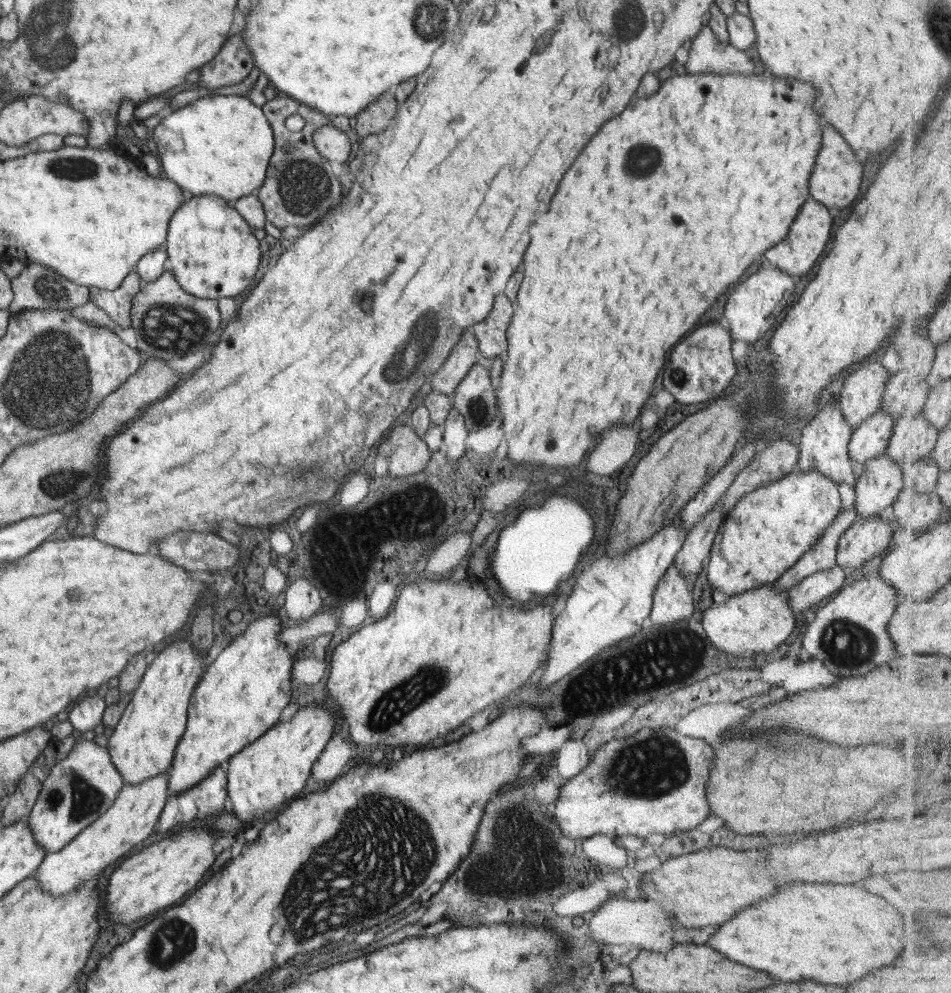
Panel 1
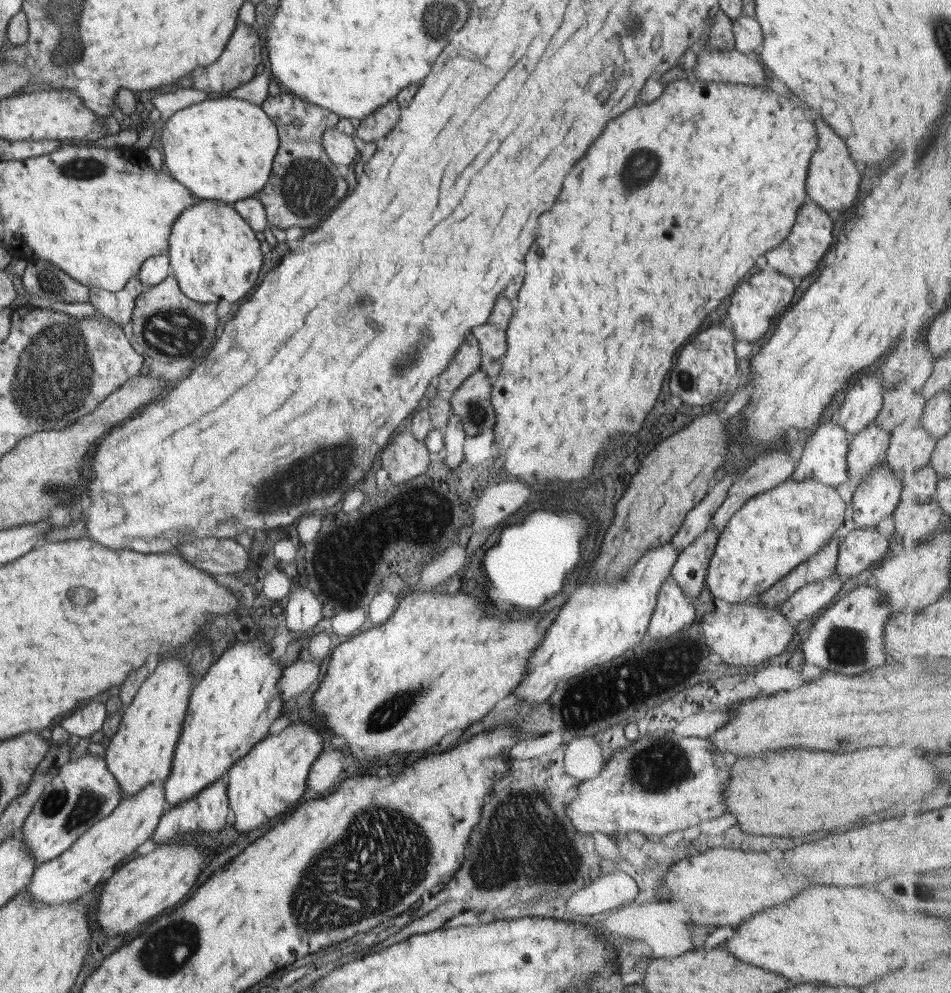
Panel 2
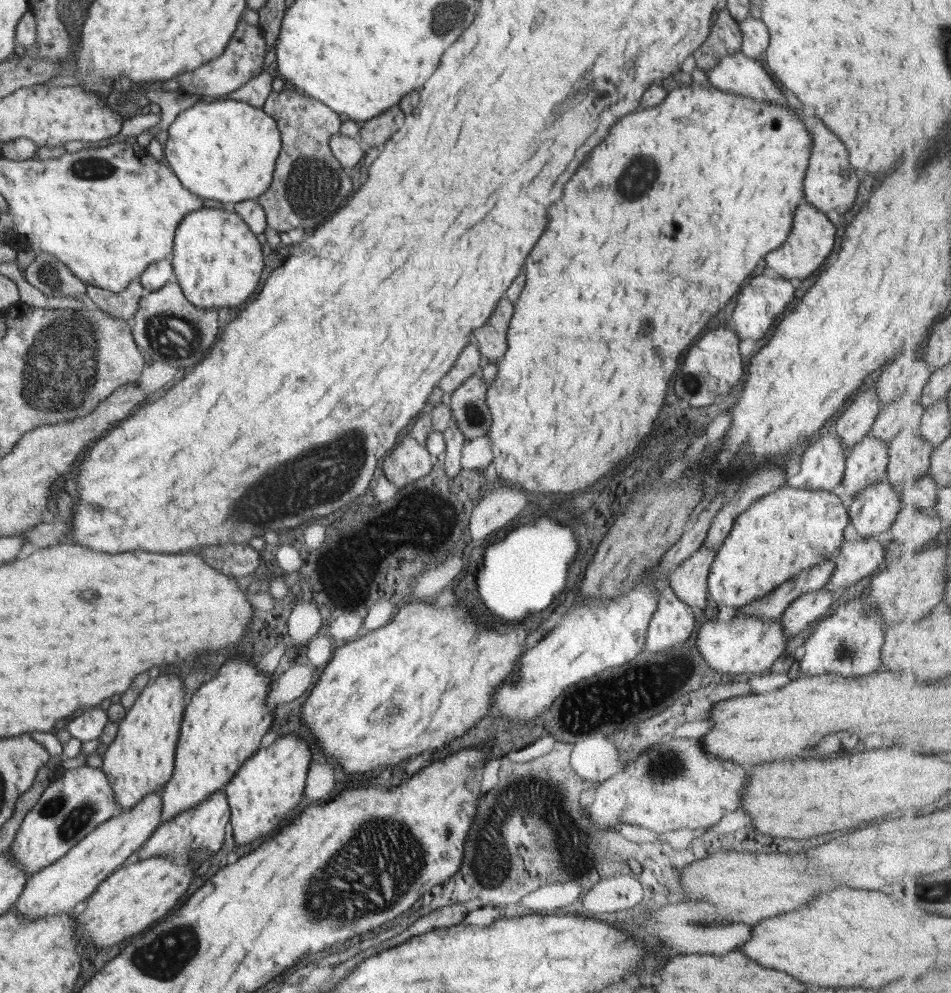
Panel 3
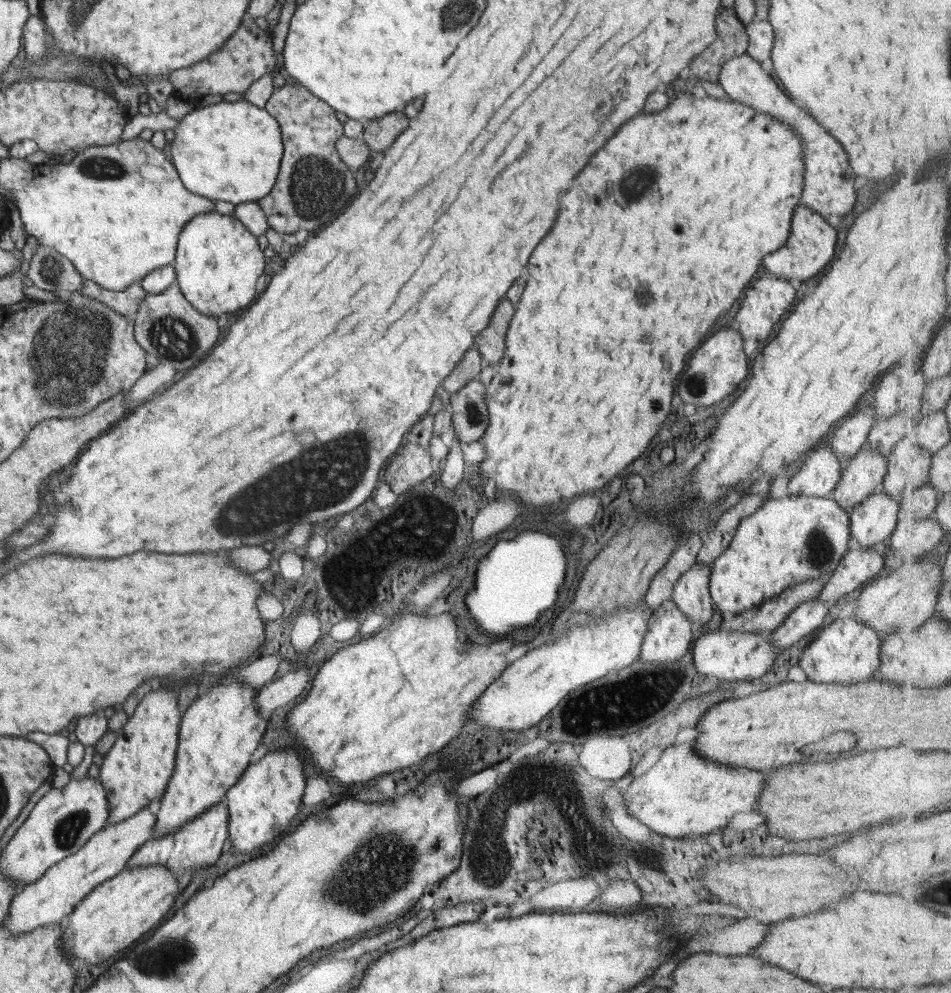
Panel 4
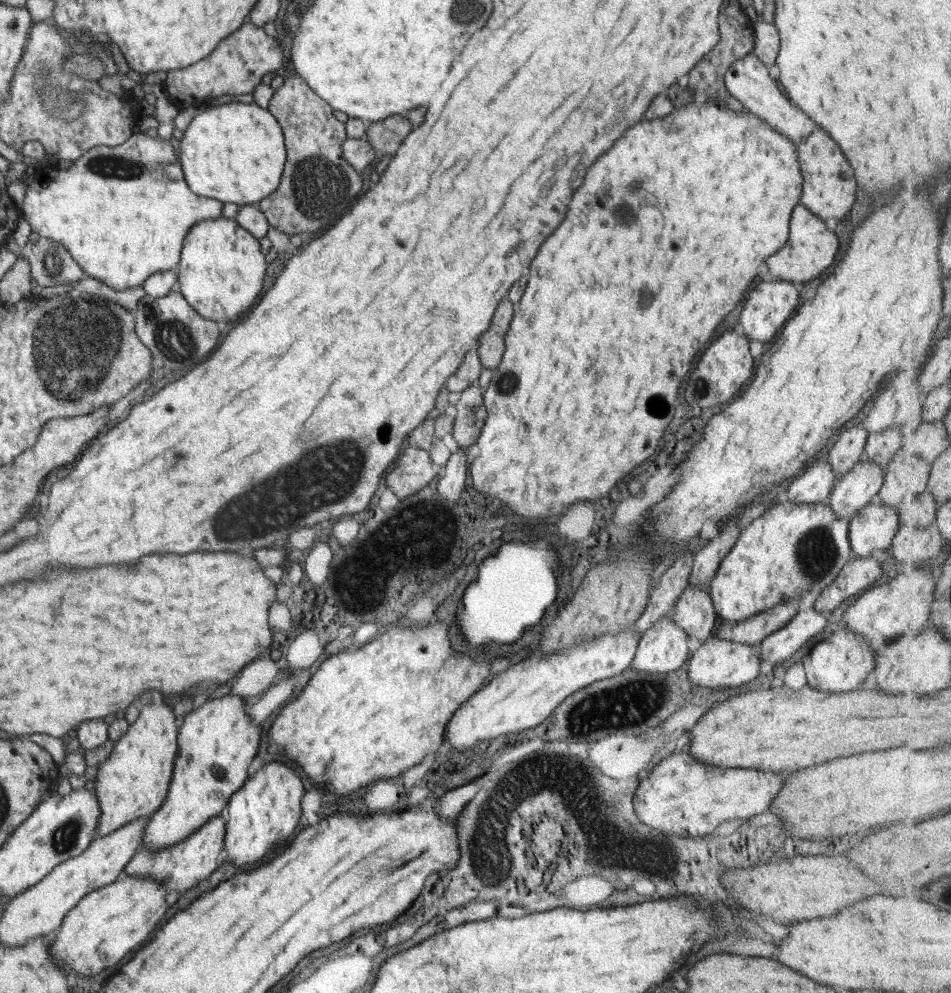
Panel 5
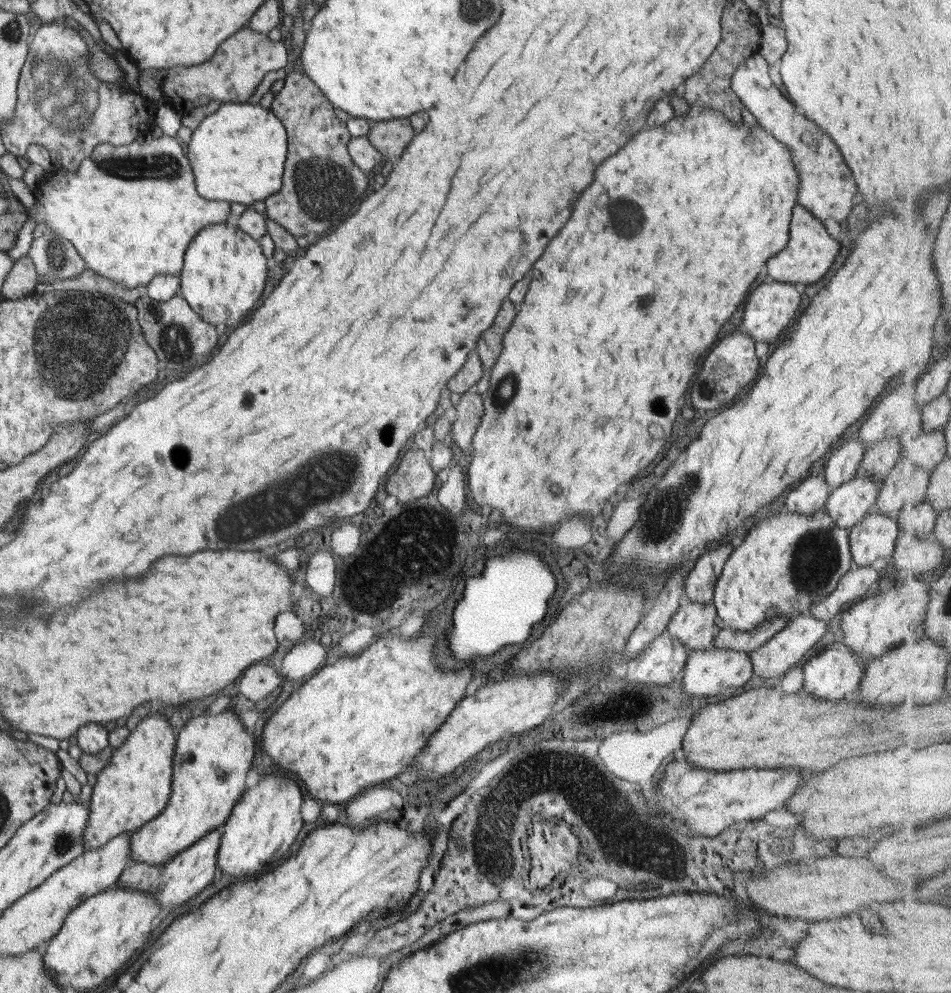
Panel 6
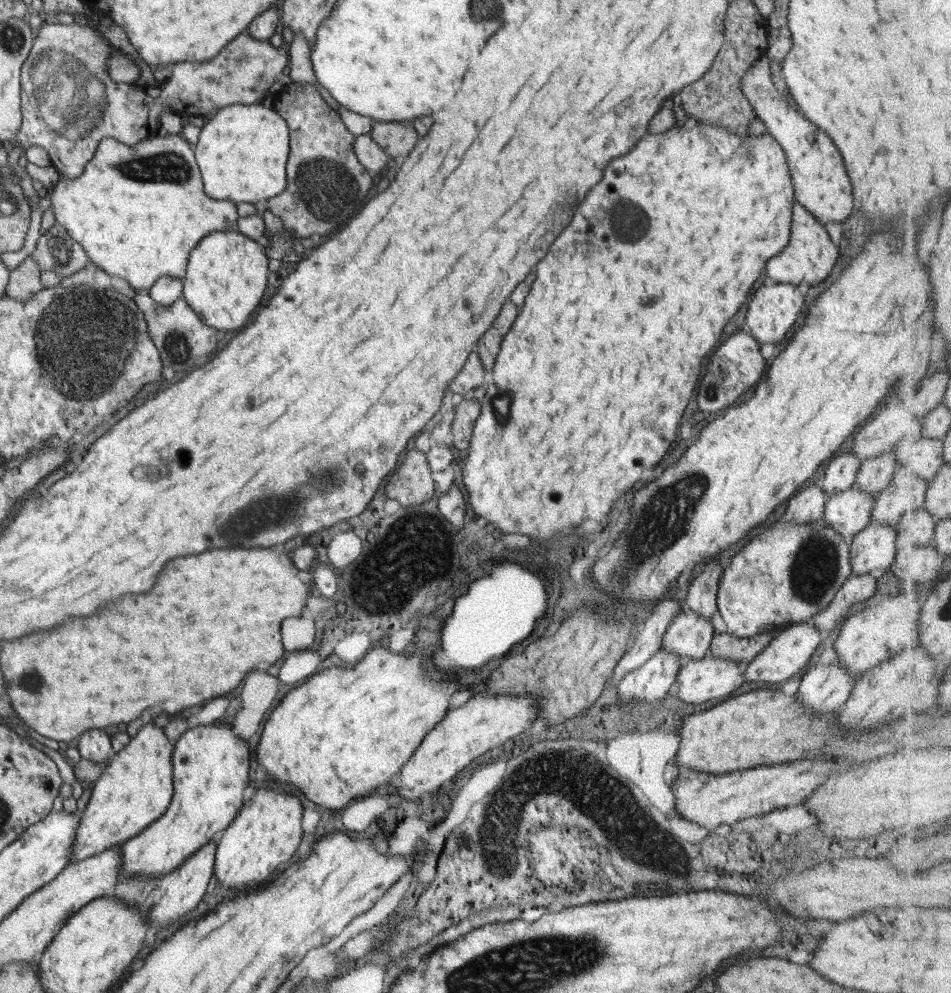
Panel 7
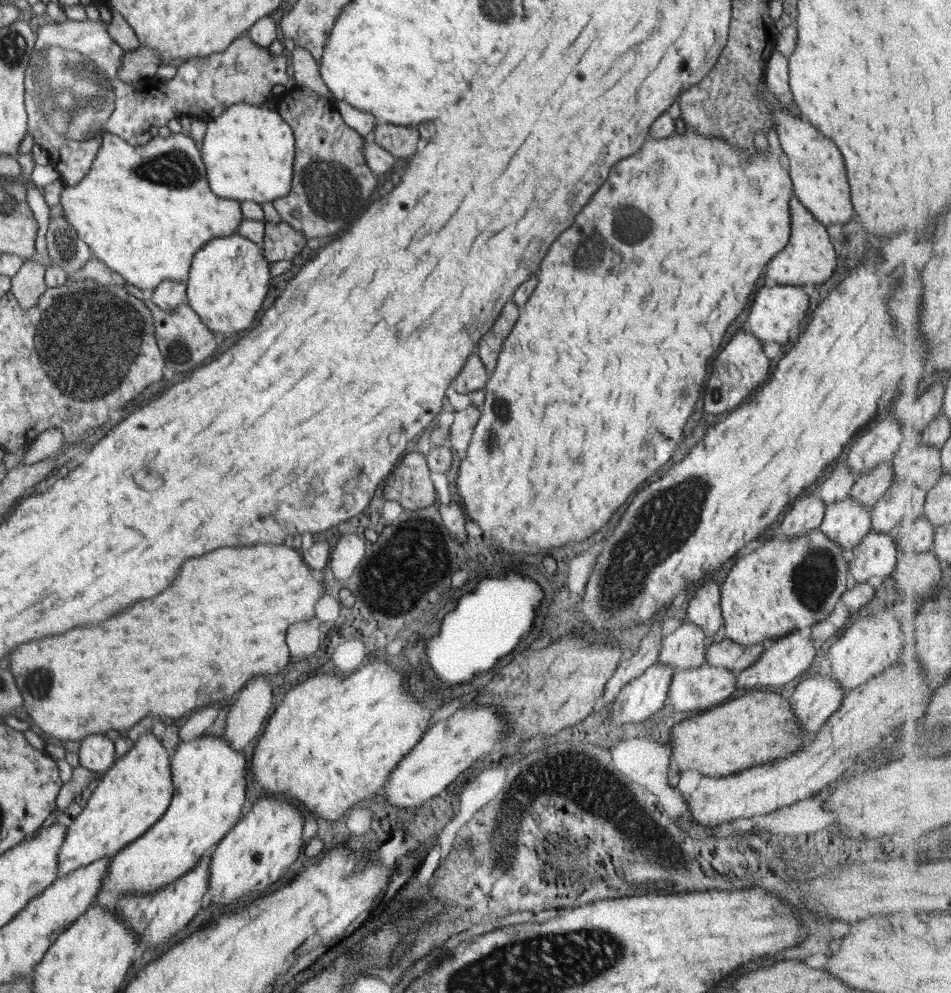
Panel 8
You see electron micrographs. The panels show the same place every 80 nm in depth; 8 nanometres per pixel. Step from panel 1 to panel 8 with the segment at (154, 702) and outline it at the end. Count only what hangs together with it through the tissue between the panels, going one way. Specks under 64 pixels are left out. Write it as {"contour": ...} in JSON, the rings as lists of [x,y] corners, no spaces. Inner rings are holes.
{"contour":[[[145,732],[124,756],[101,776],[86,807],[73,820],[69,820],[65,842],[58,856],[57,876],[69,876],[71,872],[88,866],[104,857],[114,857],[125,846],[140,838],[155,822],[162,818],[174,796],[169,751],[152,732]]]}

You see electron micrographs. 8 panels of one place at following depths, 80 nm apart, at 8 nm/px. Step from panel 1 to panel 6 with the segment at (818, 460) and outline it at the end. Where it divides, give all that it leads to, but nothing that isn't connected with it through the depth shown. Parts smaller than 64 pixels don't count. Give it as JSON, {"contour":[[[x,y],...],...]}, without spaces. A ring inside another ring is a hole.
{"contour":[[[808,476],[788,494],[785,506],[792,514],[814,514],[825,508],[830,493],[824,476]]]}

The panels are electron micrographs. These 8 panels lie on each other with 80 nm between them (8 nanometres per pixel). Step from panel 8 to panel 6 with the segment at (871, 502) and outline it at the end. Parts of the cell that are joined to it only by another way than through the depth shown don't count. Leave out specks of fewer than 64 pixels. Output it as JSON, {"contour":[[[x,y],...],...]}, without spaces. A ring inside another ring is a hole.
{"contour":[[[885,438],[875,442],[869,448],[866,448],[859,468],[863,471],[863,476],[871,476],[880,487],[882,487],[885,478],[890,474],[891,468],[901,458],[900,438]]]}

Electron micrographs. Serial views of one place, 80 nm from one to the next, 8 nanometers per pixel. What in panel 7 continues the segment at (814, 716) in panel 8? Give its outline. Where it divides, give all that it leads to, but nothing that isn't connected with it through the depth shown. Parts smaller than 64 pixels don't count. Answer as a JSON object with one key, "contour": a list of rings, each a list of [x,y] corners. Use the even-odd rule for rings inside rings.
{"contour":[[[837,659],[828,665],[826,661],[810,667],[807,673],[804,673],[799,684],[795,698],[811,710],[813,714],[827,714],[838,711],[848,700],[850,693],[855,688],[856,678],[847,674],[847,670],[837,662]]]}

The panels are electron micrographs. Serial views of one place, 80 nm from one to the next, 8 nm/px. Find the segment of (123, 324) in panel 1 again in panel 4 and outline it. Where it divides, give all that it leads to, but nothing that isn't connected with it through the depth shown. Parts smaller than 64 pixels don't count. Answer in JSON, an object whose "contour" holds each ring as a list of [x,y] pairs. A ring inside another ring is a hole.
{"contour":[[[85,280],[80,292],[87,297],[104,303],[112,310],[126,317],[132,318],[138,310],[139,304],[147,295],[141,283],[135,282],[124,291],[109,291],[96,284],[93,280]]]}

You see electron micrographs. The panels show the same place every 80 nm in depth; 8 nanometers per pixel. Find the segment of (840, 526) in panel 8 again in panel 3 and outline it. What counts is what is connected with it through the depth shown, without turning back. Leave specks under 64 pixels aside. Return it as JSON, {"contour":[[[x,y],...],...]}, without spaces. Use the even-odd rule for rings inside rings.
{"contour":[[[867,434],[846,456],[843,474],[844,490],[851,497],[886,477],[889,463],[888,445]]]}

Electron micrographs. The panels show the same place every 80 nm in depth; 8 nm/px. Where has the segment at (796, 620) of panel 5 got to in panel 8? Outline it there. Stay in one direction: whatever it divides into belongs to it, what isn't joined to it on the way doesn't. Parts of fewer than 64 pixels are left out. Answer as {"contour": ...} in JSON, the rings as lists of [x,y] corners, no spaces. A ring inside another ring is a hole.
{"contour":[[[807,631],[793,632],[775,639],[752,666],[736,673],[736,688],[756,688],[756,686],[781,686],[788,684],[794,678],[802,676],[810,668],[810,664],[814,662],[817,649],[818,645],[814,643],[813,638]]]}

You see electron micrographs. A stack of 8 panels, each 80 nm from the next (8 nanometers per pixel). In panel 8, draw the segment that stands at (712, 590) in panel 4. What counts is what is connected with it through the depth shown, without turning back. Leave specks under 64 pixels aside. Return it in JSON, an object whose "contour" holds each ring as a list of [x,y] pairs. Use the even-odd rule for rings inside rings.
{"contour":[[[818,527],[806,534],[803,534],[802,536],[797,536],[797,538],[784,538],[778,531],[772,540],[764,540],[764,542],[762,542],[762,546],[756,548],[752,553],[745,555],[740,559],[738,558],[726,576],[725,582],[722,584],[722,591],[720,592],[720,606],[721,615],[724,620],[724,634],[726,634],[726,638],[734,640],[734,642],[742,646],[758,645],[760,643],[764,643],[764,640],[767,640],[767,638],[773,641],[785,636],[786,634],[792,634],[793,632],[808,632],[811,628],[819,625],[820,622],[823,622],[830,616],[830,614],[832,614],[834,606],[839,601],[839,598],[844,595],[844,591],[848,588],[848,582],[846,580],[848,559],[849,556],[843,550],[843,547],[837,542],[830,540],[821,530],[818,529]]]}

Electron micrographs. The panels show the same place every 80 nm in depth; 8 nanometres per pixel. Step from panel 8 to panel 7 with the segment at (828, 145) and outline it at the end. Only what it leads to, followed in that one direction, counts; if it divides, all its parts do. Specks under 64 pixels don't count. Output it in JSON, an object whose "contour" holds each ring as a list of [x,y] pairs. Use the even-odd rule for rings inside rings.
{"contour":[[[764,54],[747,70],[746,74],[743,74],[741,91],[746,95],[750,106],[754,108],[756,118],[765,125],[766,133],[784,149],[796,190],[796,200],[824,225],[826,222],[843,223],[852,212],[854,204],[852,204],[852,184],[844,170],[840,152],[836,150],[832,140],[818,130],[818,126],[792,109],[787,100],[782,98],[782,93],[778,92],[771,81],[769,62],[770,59]]]}

